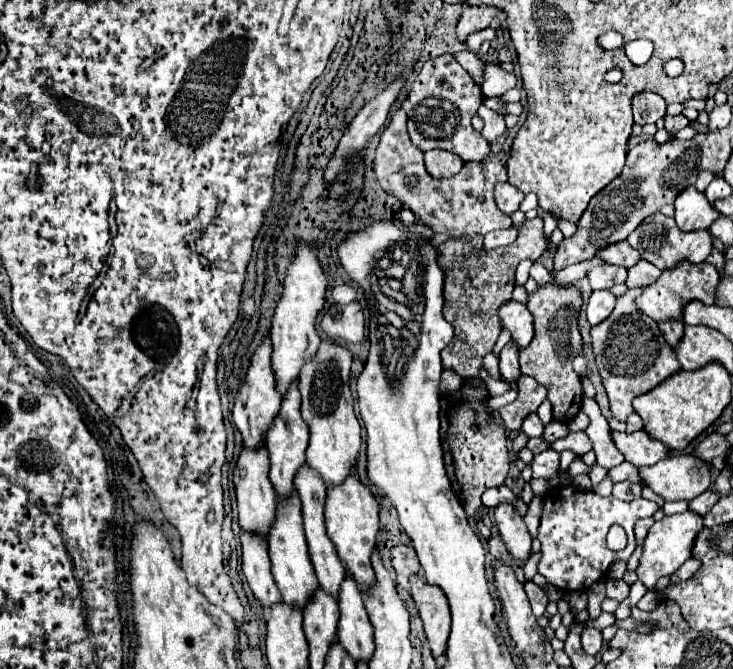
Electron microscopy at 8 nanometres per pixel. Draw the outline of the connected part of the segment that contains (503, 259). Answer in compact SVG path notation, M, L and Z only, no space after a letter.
M542 217L526 219L524 225L520 225L518 239L508 247L498 249L484 249L484 237L472 237L472 241L454 241L448 239L442 243L440 249L440 267L446 273L444 281L444 317L450 321L456 329L454 341L442 351L442 363L444 367L454 369L464 379L468 377L482 377L488 383L488 389L492 395L502 395L510 387L508 383L494 381L482 367L484 355L492 353L494 343L502 331L500 319L498 319L498 307L506 301L510 301L512 291L516 287L514 273L522 259L536 261L544 249L544 231L542 231Z

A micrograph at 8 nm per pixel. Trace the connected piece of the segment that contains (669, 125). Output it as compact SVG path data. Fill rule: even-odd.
M666 115L664 117L664 127L670 131L678 131L688 125L688 119L684 115Z

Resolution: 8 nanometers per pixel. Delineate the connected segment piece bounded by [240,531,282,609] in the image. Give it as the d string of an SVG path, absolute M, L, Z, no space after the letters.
M242 531L242 573L264 609L270 609L274 603L282 603L278 587L270 573L270 555L268 543L264 537Z

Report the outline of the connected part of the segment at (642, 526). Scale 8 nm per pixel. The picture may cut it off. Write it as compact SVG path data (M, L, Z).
M640 519L640 521L636 523L634 533L636 533L636 543L638 543L638 545L644 543L644 537L646 537L646 533L648 533L648 529L652 527L652 523L654 523L654 519Z

